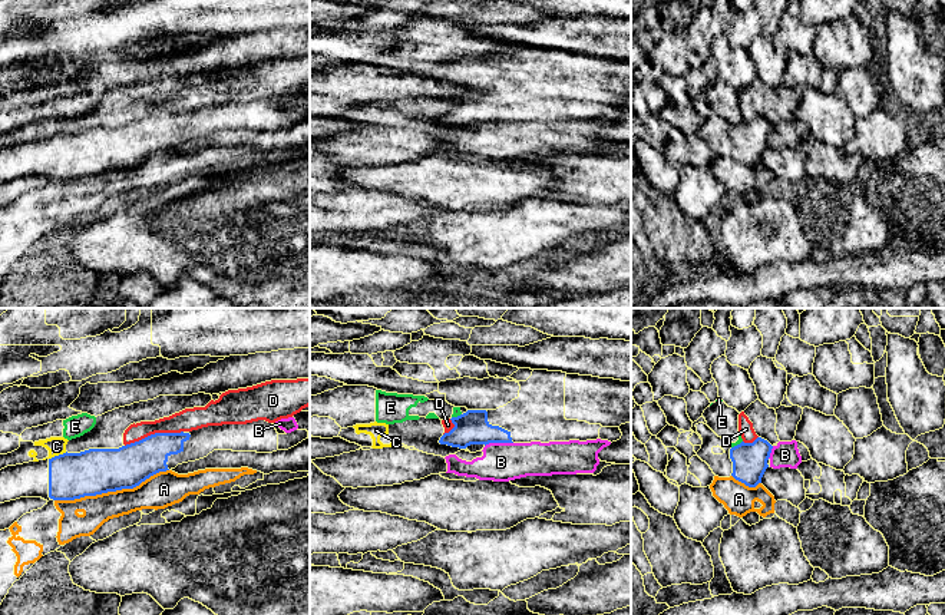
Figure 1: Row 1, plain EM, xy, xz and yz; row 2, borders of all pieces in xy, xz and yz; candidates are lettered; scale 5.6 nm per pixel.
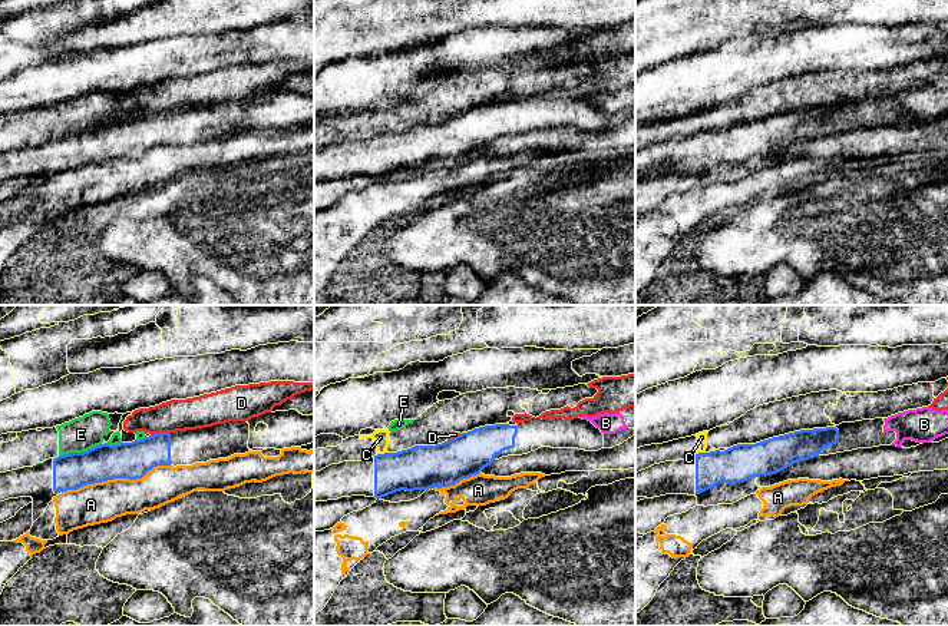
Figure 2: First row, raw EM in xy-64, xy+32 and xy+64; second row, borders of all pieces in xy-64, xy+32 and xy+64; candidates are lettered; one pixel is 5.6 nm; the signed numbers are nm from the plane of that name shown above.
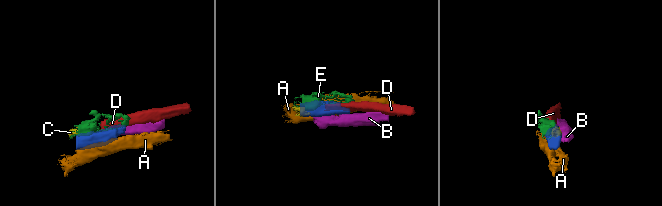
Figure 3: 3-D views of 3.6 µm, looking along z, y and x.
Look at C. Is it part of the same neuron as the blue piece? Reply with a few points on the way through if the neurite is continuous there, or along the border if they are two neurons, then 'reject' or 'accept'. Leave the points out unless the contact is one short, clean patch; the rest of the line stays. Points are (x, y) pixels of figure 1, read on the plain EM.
border xy (66, 131), (49, 138); reject

